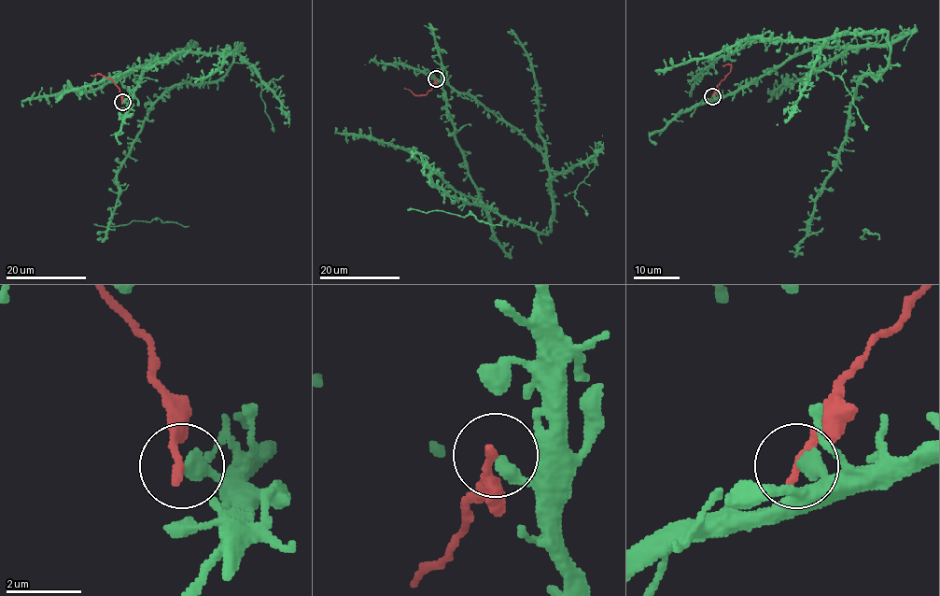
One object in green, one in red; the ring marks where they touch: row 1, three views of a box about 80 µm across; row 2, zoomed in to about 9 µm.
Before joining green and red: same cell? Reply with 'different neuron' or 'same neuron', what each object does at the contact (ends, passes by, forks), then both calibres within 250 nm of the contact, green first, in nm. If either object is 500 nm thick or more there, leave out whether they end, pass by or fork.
different neuron; green ends there; red ends there; 420 nm thick on the green side, 240 nm on the other

